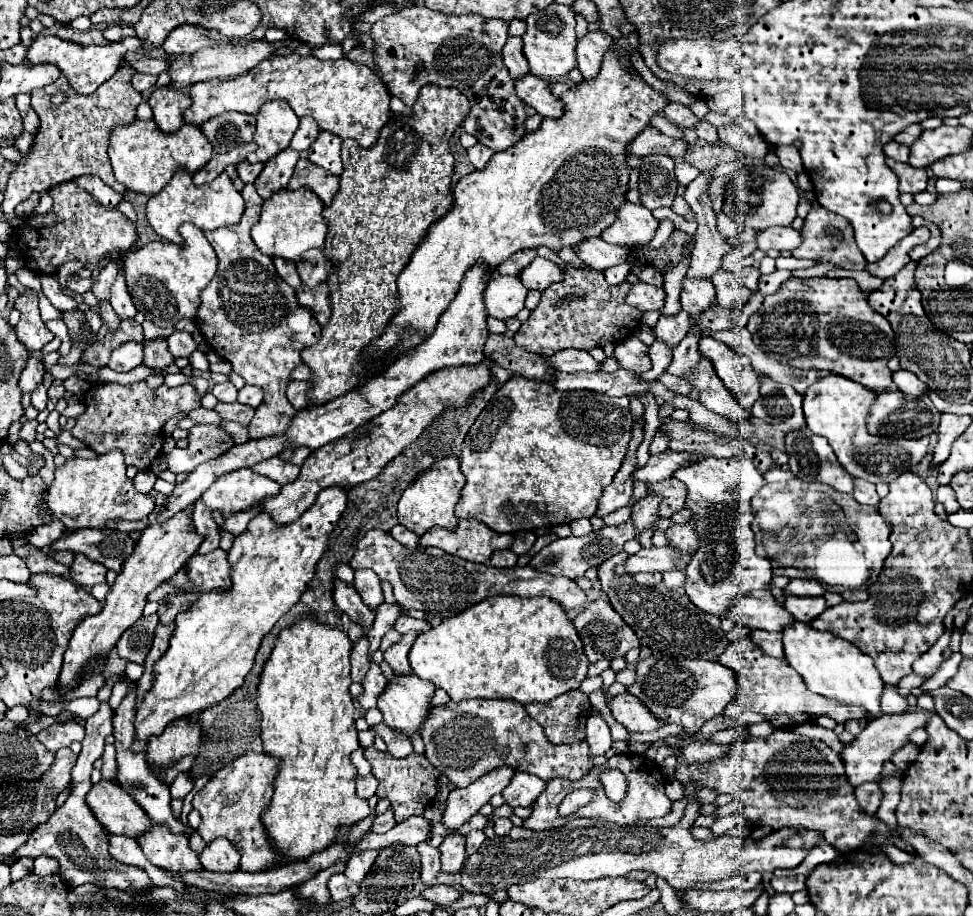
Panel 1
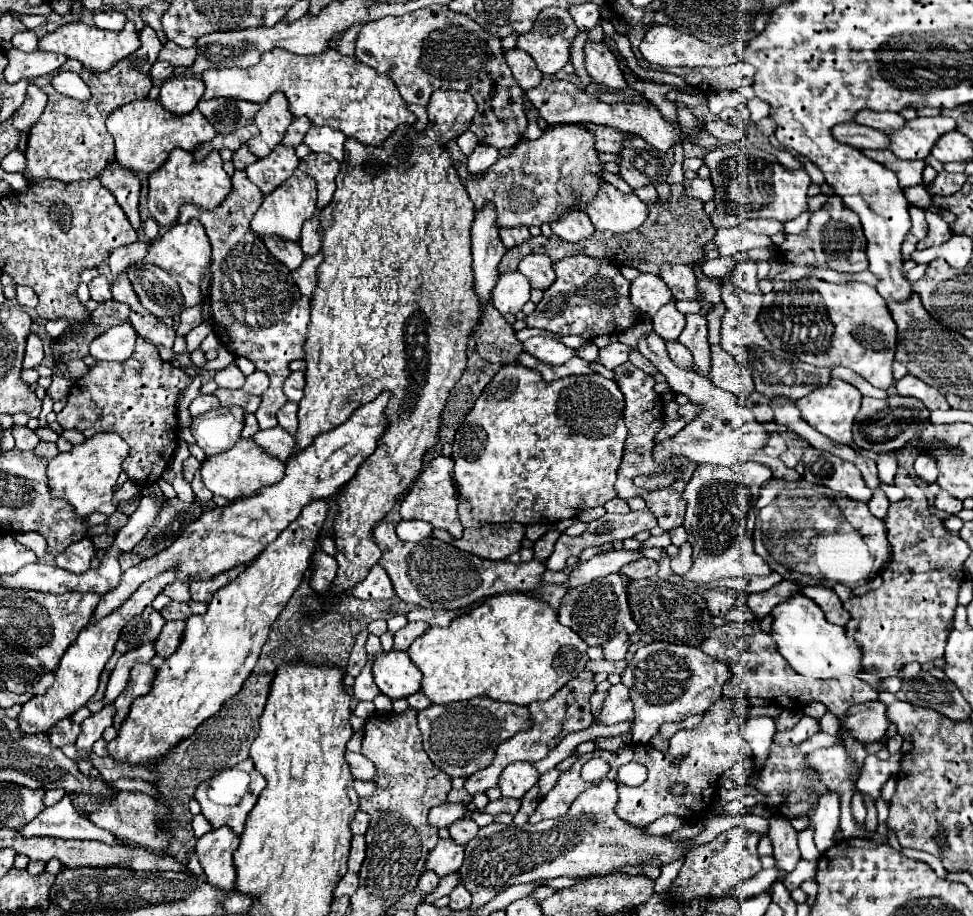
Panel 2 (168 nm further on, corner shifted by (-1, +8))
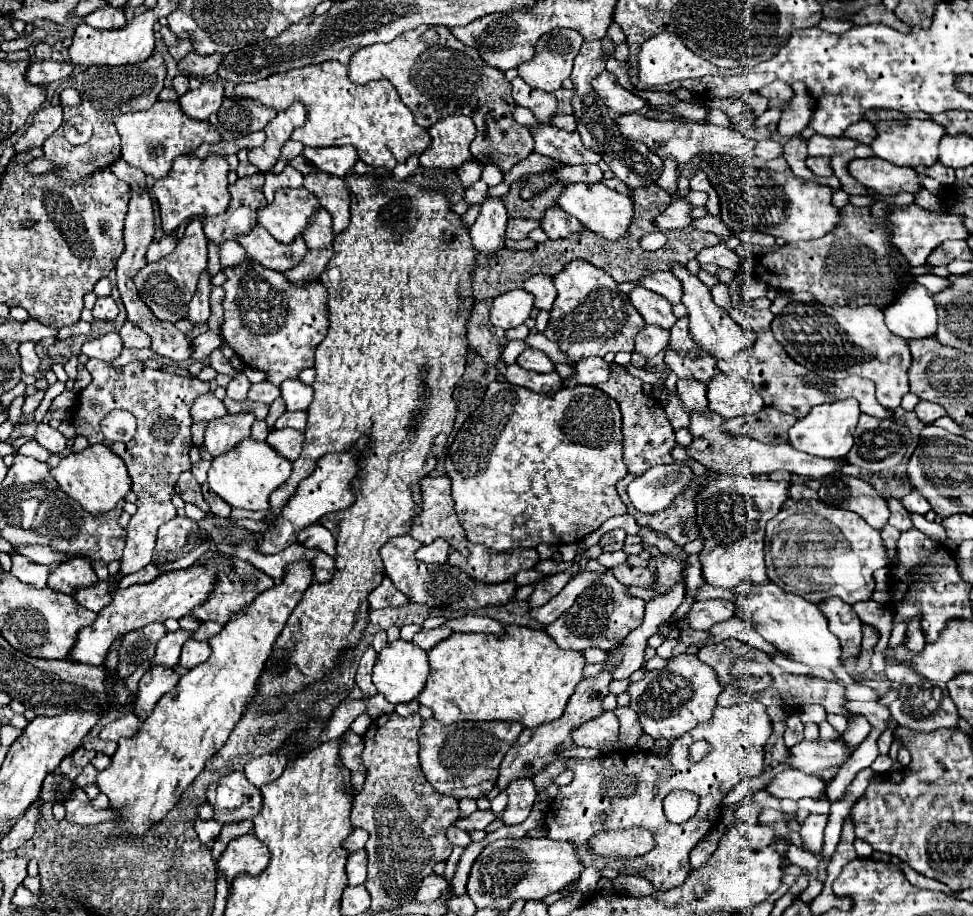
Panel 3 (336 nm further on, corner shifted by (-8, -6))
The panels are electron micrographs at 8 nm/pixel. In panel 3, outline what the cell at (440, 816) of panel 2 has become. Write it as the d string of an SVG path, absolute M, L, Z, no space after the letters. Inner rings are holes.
M475 810L469 818L457 820L455 824L457 824L457 828L463 828L463 830L467 830L467 832L471 832L471 830L485 830L495 818L497 818L497 816L495 816L491 810L485 810L485 812Z

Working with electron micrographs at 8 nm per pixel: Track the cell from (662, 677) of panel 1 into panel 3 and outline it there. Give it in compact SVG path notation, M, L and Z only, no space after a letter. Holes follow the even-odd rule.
M683 654L671 658L667 672L649 672L639 682L633 682L629 686L631 708L637 712L643 732L653 736L655 740L673 740L689 732L689 728L707 722L713 716L719 692L721 686L717 684L715 672L707 664L701 664L701 660L697 660L695 656Z

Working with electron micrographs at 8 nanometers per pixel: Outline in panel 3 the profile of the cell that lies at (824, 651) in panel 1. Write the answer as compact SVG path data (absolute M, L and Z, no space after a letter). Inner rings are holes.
M743 580L737 588L733 588L737 600L735 600L735 612L741 616L745 622L749 622L767 642L777 646L777 650L789 654L791 660L803 662L807 666L825 666L825 668L835 668L841 664L839 652L841 644L837 636L833 636L827 628L827 620L823 612L807 602L805 598L783 592L777 584L767 582L763 586L753 584L753 580Z

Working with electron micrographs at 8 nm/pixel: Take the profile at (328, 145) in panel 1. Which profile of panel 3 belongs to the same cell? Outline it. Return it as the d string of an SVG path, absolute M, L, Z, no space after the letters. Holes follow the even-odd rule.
M329 146L329 148L303 148L303 156L319 170L345 178L353 164L359 160L353 146Z

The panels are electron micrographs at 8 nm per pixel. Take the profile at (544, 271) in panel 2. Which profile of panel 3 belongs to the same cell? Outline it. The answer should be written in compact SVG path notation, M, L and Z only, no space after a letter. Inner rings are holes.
M531 276L523 288L535 296L535 308L547 310L547 312L551 310L553 300L557 296L551 276Z

